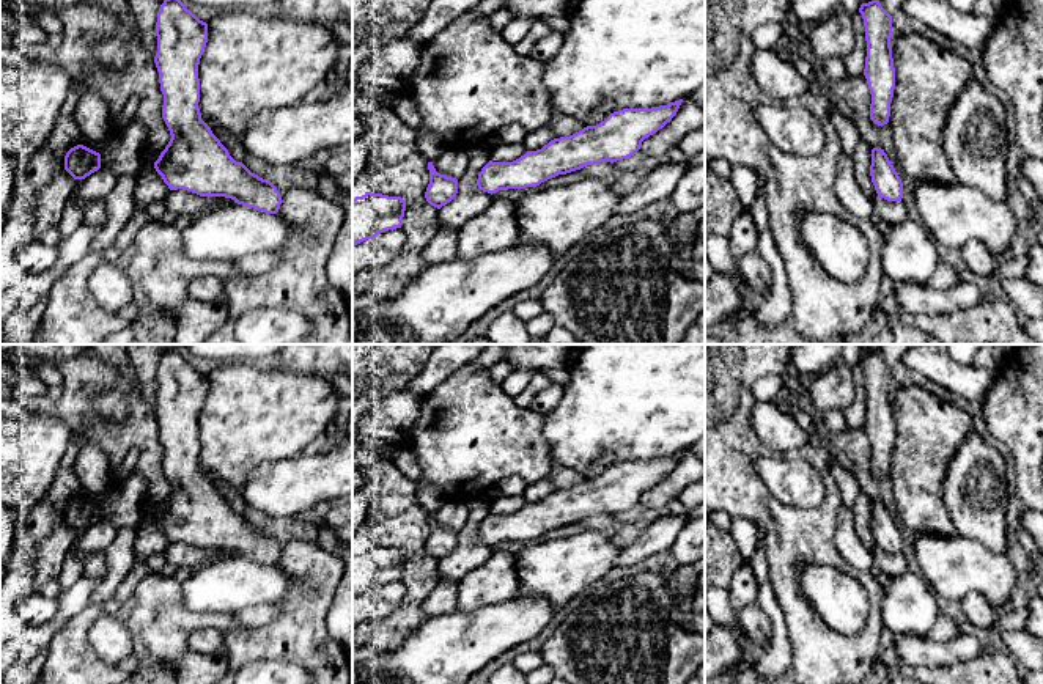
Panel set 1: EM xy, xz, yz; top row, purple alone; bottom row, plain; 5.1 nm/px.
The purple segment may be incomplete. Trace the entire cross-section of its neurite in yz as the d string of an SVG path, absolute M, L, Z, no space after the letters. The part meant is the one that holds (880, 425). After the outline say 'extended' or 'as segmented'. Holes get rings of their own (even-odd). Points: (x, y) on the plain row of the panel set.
M879 344L876 352L862 355L859 365L864 371L867 409L864 428L872 447L870 472L884 478L889 475L890 454L895 440L895 420L892 410L892 368L916 344Z | extended

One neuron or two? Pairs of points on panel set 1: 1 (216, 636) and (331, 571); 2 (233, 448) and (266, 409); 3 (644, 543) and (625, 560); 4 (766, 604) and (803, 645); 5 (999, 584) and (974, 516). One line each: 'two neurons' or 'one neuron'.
1: two neurons
2: one neuron
3: one neuron
4: two neurons
5: two neurons

